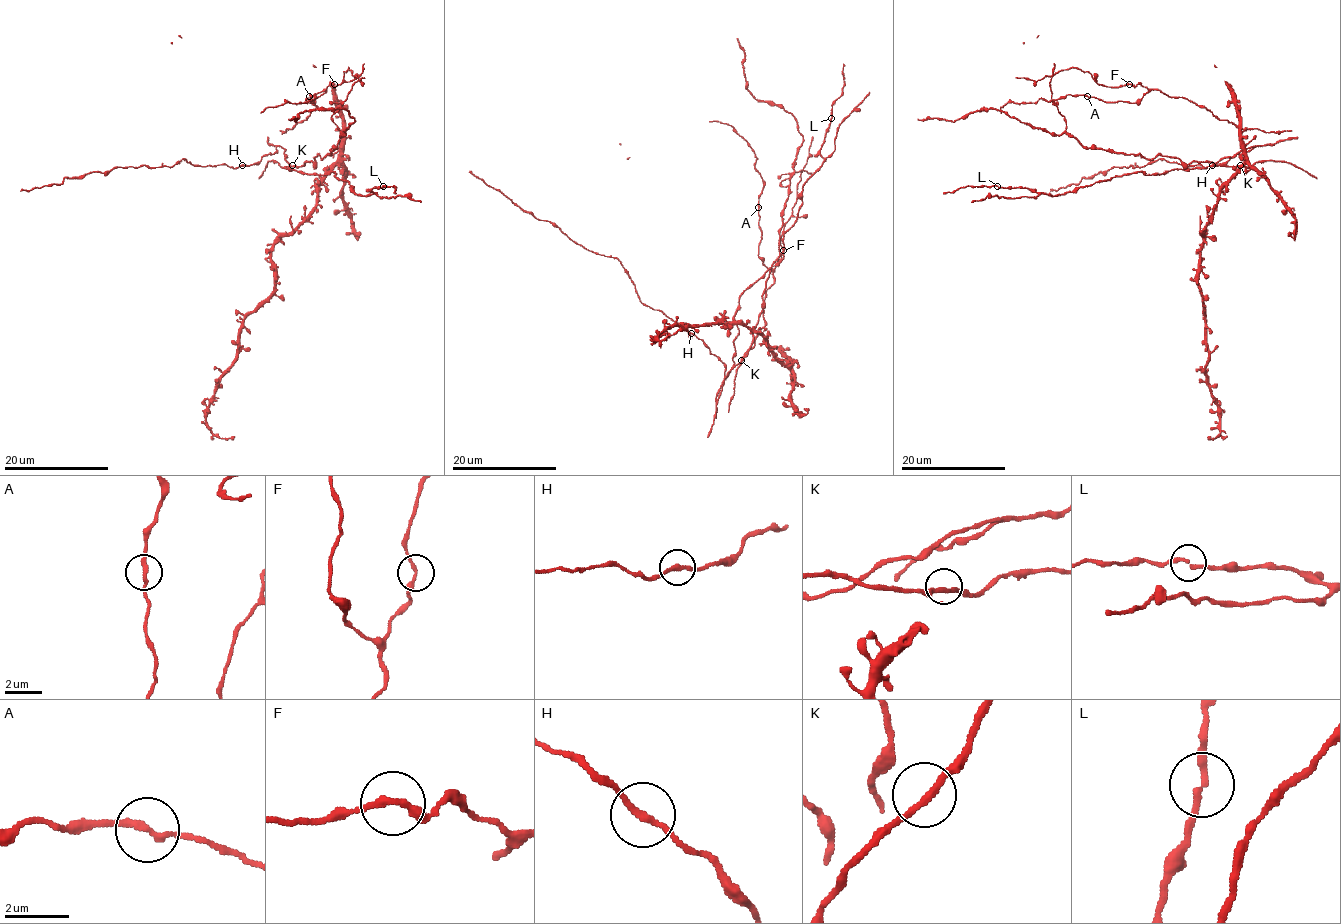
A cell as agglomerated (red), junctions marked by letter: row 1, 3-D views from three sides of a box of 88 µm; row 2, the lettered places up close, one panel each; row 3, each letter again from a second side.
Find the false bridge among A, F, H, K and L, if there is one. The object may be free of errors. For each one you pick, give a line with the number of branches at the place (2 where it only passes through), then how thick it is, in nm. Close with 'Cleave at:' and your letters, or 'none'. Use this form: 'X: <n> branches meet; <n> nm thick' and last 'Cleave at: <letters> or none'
Cleave at: none

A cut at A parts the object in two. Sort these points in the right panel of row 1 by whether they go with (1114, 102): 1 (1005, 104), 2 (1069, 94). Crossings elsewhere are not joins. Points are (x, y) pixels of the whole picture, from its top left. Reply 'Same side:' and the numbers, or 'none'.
Same side: none

